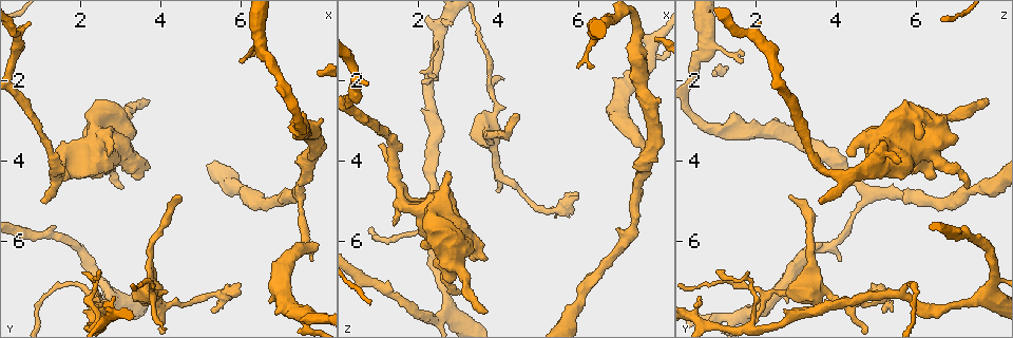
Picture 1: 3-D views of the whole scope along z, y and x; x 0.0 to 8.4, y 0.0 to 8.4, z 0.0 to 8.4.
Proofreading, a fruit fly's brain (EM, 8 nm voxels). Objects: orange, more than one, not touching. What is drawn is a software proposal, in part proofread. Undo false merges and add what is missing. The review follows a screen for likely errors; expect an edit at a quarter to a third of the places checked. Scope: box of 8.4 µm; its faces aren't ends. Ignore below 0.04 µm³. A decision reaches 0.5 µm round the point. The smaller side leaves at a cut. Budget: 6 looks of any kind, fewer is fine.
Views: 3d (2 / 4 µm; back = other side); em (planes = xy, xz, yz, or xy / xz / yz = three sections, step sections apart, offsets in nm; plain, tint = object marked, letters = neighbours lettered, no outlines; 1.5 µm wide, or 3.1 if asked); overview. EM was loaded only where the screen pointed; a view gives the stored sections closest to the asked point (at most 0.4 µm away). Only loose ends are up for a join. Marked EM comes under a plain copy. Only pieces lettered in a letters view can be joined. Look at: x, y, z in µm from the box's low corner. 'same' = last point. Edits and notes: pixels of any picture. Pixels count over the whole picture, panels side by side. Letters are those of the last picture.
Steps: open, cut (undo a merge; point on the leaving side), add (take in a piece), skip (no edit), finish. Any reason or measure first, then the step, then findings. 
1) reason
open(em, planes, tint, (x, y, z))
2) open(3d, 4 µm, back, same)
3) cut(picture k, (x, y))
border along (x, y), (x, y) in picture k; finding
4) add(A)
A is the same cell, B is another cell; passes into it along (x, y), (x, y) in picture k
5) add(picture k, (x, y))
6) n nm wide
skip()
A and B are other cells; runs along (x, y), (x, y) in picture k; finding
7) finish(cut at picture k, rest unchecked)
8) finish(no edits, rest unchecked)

tapers out
open(em, yz, step 4, tint, (6.00, 7.25, 4.80))

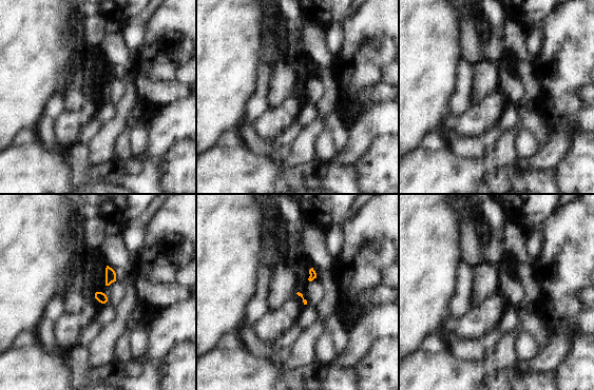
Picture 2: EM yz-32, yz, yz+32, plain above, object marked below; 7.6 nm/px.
another direction
open(em, planes, letters, same)

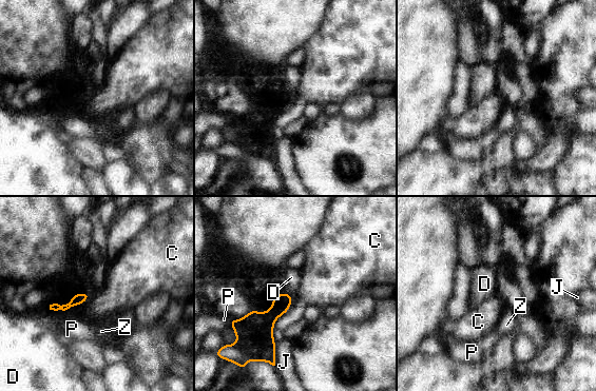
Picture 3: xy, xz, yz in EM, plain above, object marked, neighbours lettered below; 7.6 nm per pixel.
90 nm wide; J touches over 190 nm
skip()
C, D, J, P and Z are other cells; no lettered piece goes on from it

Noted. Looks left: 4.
an open end
open(em, planes, tint, (4.40, 4.90, 2.75))

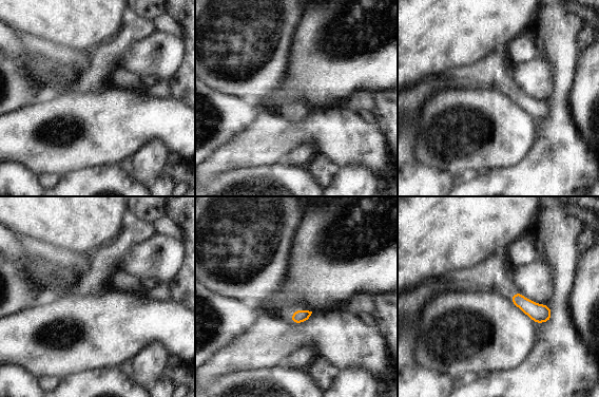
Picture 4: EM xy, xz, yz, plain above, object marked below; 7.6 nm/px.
open(em, planes, letters, same)

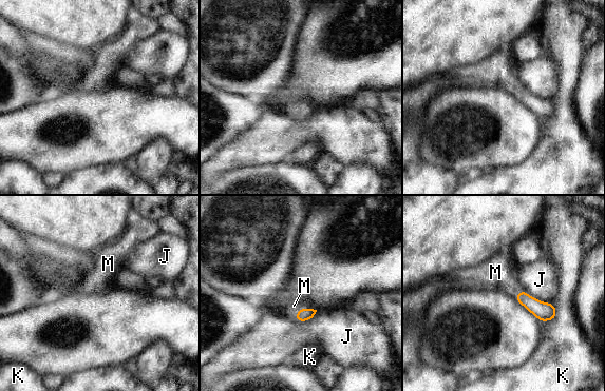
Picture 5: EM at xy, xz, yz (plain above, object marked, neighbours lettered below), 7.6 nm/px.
add(M)
M is the same cell, J and K are other cells; passes into it along (304, 314), (302, 308), (294, 306) in picture 5; it goes on there

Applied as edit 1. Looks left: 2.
see it whole again
open(overview)

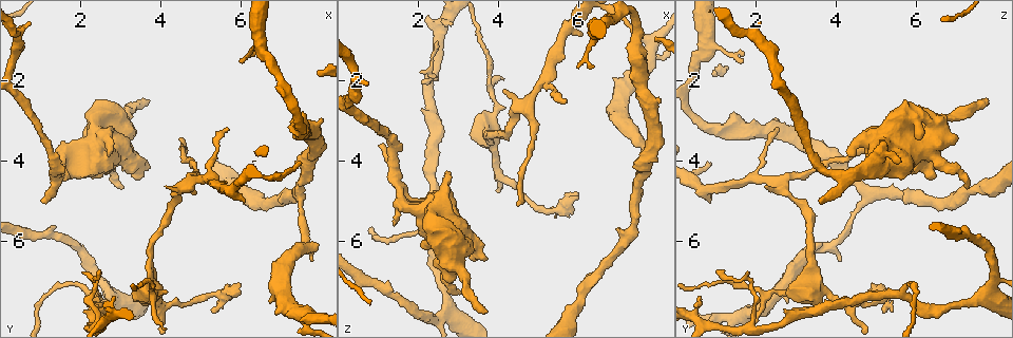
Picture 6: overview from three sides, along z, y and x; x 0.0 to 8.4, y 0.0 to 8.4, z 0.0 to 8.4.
branch stops here
open(em, planes, letters, (3.70, 2.50, 7.70))

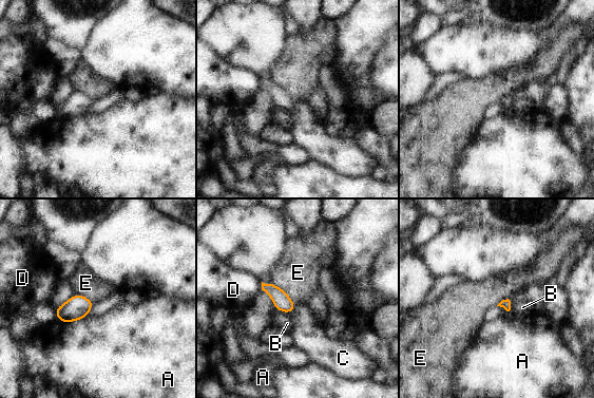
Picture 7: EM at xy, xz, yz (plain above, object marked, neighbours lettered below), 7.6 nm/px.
add(C)
C is the same cell, A, B, D and E are other cells; passes into it along (505, 304), (510, 302), (537, 294) in picture 7; it goes on there

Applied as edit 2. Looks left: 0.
finish(add at picture 5, add at picture 7, rest unchecked)

